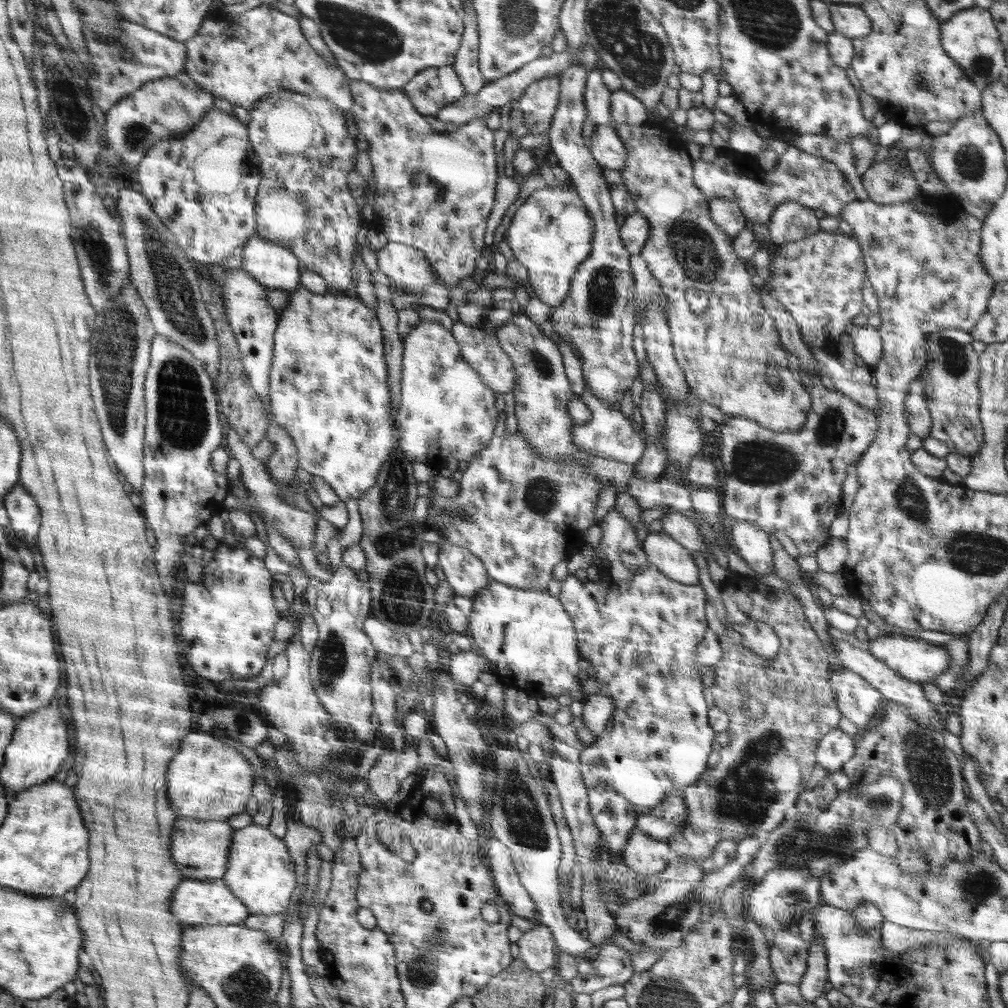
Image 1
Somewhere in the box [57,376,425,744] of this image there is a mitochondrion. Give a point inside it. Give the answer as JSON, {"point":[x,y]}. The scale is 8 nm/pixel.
{"point":[332,651]}

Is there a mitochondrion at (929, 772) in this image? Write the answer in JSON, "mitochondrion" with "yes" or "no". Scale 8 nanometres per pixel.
{"mitochondrion":"yes"}

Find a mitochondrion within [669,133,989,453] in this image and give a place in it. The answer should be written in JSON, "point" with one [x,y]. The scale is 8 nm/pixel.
{"point":[955,358]}

